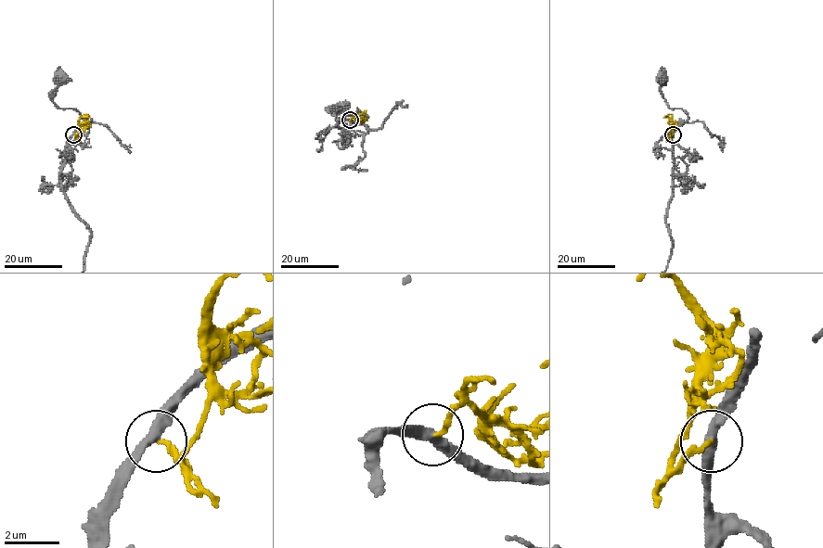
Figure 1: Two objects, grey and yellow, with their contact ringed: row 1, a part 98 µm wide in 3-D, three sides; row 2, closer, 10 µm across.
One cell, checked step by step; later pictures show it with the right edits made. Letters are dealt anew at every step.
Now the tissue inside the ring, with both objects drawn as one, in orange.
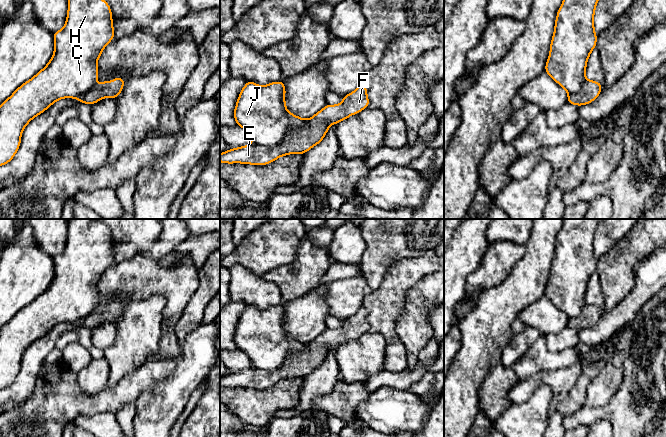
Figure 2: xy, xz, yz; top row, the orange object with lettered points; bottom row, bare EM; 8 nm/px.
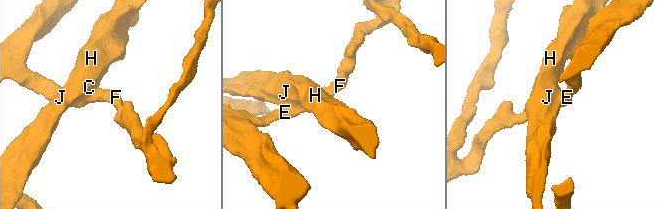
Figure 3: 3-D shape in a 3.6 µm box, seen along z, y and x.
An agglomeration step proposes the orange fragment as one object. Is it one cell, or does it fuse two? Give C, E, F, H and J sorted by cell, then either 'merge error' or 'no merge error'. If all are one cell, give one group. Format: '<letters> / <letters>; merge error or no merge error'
C H J / E F; merge error

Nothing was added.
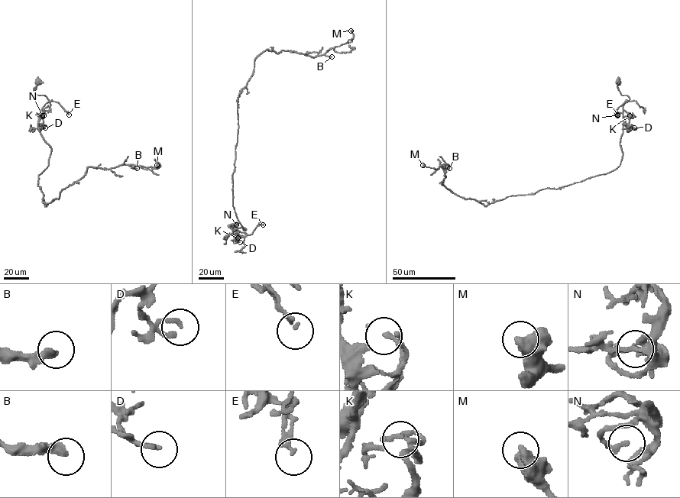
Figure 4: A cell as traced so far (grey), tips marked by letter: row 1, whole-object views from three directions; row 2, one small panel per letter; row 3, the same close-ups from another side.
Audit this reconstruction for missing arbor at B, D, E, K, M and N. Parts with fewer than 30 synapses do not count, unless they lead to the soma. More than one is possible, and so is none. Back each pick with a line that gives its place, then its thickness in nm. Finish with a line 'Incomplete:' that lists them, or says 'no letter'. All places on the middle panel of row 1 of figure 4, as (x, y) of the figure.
Incomplete: no letter

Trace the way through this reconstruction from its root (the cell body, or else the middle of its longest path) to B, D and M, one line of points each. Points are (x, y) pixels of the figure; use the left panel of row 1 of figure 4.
B: (37, 82), (35, 92), (51, 101), (38, 124), (51, 149), (38, 176), (45, 205), (89, 166), (137, 168)
D: (37, 82), (35, 92), (51, 101), (41, 109), (43, 122), (40, 129), (42, 126), (45, 127)
M: (37, 82), (35, 92), (51, 101), (38, 124), (51, 149), (38, 176), (45, 205), (89, 166), (157, 165)

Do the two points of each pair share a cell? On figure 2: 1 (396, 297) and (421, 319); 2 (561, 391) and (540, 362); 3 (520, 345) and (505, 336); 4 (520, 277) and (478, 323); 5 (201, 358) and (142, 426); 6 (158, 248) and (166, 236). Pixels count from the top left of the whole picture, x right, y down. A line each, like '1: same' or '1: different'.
1: different
2: different
3: different
4: same
5: same
6: same

